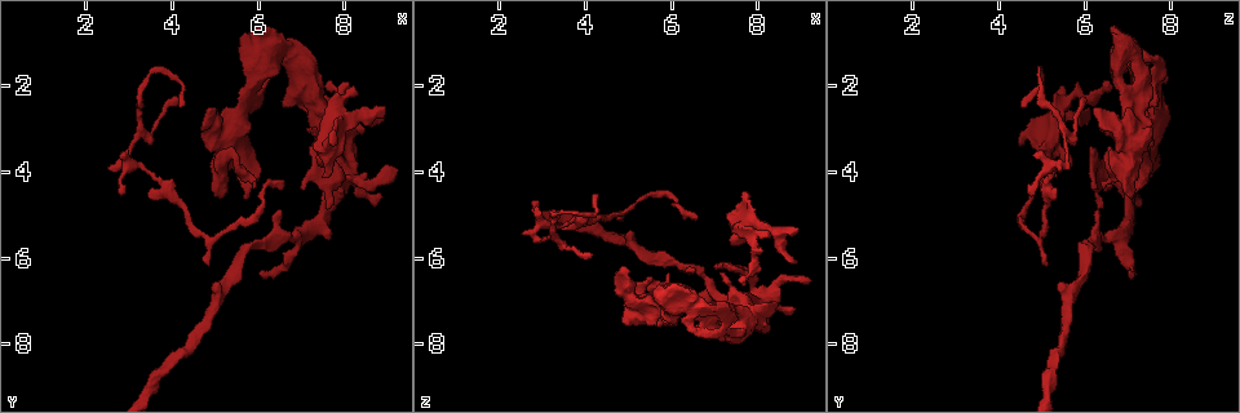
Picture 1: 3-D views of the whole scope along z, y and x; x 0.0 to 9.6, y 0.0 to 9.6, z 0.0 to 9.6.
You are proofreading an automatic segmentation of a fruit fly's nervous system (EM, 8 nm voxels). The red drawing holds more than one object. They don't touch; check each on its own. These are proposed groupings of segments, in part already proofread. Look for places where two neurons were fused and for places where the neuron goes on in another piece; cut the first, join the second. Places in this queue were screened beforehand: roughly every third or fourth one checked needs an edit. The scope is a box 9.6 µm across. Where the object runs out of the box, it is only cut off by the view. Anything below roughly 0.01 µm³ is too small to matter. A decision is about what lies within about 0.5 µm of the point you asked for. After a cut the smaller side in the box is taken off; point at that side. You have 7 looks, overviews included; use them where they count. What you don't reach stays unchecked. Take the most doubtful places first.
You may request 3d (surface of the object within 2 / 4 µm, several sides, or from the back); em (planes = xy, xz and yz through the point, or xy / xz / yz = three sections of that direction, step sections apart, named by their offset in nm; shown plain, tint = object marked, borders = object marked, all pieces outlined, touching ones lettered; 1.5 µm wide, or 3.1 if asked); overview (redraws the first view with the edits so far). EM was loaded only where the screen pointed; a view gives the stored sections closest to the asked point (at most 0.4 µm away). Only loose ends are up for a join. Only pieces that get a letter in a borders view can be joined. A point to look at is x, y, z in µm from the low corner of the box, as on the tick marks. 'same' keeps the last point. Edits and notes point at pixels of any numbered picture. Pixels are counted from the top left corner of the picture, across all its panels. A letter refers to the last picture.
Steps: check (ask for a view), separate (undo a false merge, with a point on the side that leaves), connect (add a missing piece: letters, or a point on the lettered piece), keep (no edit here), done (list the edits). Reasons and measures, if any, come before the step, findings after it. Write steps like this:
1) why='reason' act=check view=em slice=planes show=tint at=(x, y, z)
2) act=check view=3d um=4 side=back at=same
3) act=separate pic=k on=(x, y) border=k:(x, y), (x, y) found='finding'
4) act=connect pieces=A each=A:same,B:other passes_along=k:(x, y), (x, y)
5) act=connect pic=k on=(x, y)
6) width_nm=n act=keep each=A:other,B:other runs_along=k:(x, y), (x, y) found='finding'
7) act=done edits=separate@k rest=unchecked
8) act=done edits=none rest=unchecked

why='free end' act=check view=3d um=4 side=back at=(5.05, 4.60, 7.00)

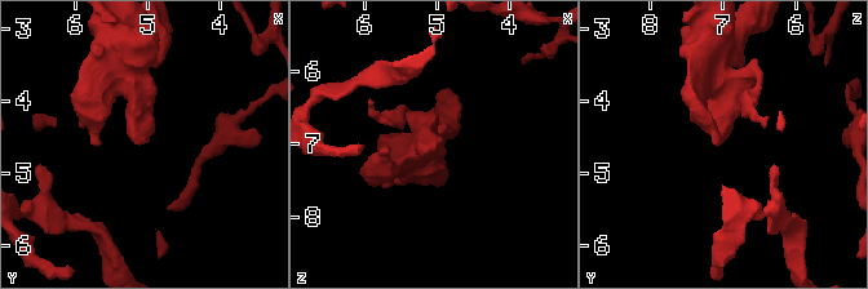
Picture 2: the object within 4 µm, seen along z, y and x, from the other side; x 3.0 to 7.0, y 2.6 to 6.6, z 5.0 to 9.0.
why='need the tissue' act=check view=em slice=planes show=borders at=(5.10, 4.60, 7.10)

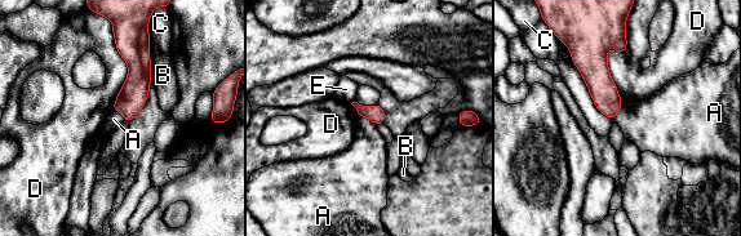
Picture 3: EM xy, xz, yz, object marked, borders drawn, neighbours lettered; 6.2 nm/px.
act=keep each=A:other,B:other,C:other,D:other,E:other border=3:(358, 115), (365, 116), (376, 125) found='no lettered piece goes on from it'

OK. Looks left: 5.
why='branch stops here' act=check view=em slice=planes show=borders at=(8.90, 2.75, 6.10)

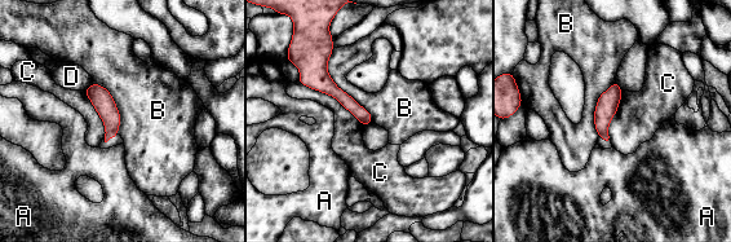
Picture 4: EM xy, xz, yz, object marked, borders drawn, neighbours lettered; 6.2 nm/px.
act=keep each=A:other,B:other,C:other,D:other runs_along=4:(304, 79), (319, 79), (368, 119) found='none of them fits'

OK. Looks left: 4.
why='four-way junction' act=check view=em slice=yz step=8 show=borders at=(6.40, 1.20, 7.10)

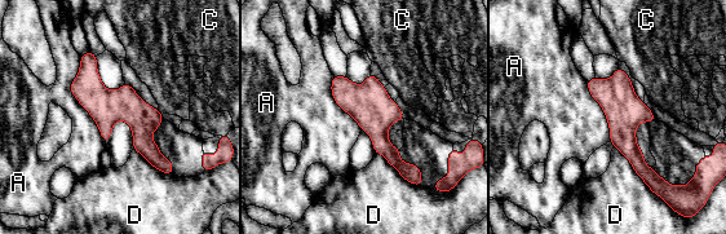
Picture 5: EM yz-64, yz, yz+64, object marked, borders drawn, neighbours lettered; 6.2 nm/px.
act=keep each=A:other,C:other,D:other border=5:(79, 57), (70, 92), (105, 144) found='continuous, no second neuron'

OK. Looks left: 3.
act=done edits=none rest=unchecked

